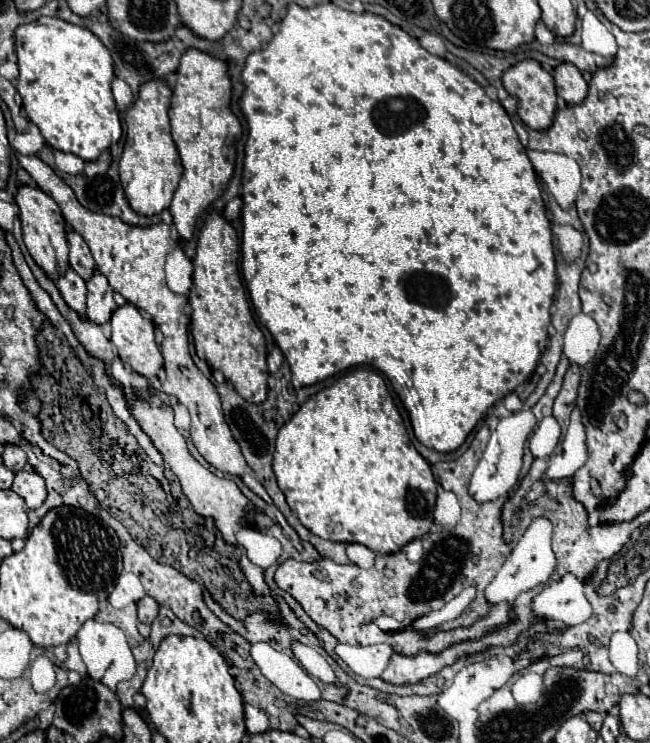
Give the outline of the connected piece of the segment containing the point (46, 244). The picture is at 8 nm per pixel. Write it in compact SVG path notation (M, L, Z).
M20 187L16 193L16 203L20 207L20 221L24 233L24 245L32 259L44 269L48 279L56 281L68 269L68 243L66 243L66 223L60 207L50 195L34 187Z

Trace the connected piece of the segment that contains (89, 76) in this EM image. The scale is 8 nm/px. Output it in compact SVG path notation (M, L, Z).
M40 17L38 21L20 25L16 29L16 57L20 67L16 91L22 97L22 107L52 149L74 153L84 161L94 161L112 143L119 141L122 127L110 91L110 83L114 79L114 65L108 49L100 43L100 39L96 39L96 35L92 35L92 31L76 27L72 23L64 23L56 17Z

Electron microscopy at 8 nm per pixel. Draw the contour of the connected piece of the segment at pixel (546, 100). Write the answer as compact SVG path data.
M526 59L516 63L502 75L502 83L508 95L518 101L518 115L530 129L534 131L550 129L556 115L556 87L554 87L554 77L548 71L544 71L538 61Z

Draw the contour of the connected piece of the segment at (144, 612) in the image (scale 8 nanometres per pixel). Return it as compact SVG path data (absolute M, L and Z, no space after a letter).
M142 597L138 601L138 619L150 625L156 619L156 615L158 615L158 603L152 597Z

